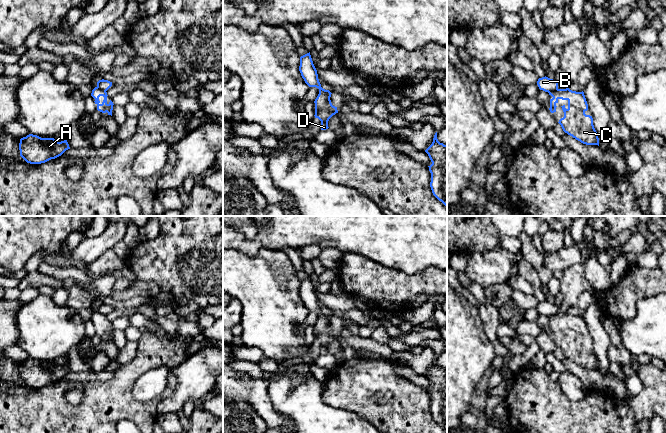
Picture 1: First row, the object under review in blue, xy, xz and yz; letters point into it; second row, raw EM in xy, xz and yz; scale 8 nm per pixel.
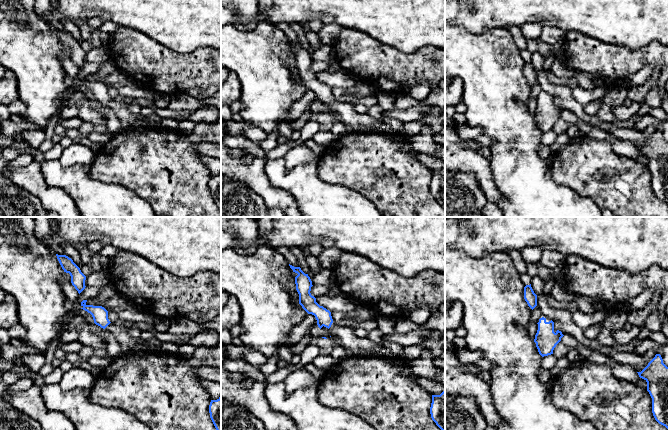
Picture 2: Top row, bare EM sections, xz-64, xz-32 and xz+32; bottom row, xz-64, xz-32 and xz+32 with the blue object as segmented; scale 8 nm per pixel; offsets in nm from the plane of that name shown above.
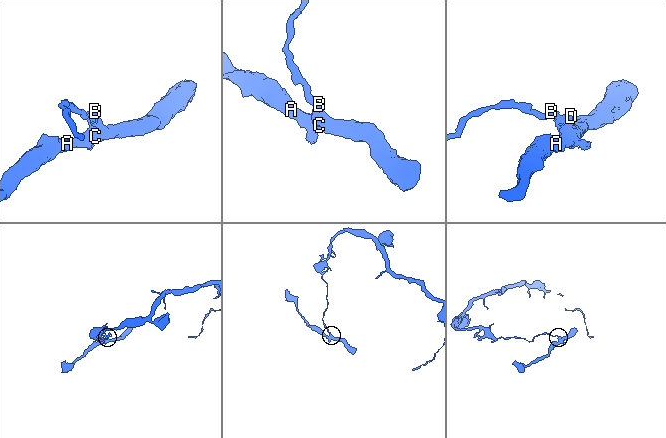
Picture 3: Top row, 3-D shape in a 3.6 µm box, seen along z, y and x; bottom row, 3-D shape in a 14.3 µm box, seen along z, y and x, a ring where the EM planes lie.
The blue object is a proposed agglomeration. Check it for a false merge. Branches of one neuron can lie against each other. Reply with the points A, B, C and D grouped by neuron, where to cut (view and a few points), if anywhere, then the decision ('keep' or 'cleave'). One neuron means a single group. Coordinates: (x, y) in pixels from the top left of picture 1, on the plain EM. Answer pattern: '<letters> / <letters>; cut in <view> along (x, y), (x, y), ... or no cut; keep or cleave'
A C D / B; cut in xz along (319, 315), (329, 322); cleave

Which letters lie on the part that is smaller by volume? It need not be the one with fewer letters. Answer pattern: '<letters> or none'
A, C, D

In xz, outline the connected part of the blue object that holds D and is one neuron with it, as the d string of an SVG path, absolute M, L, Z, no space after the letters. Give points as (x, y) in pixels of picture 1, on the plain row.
M319 316L315 327L315 342L321 345L321 354L328 353L329 343L338 337L337 331L333 330L331 324L325 318Z

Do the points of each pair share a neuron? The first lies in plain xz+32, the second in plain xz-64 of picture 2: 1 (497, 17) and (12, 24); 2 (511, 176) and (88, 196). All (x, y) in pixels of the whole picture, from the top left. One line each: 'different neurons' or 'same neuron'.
1: different neurons
2: same neuron

